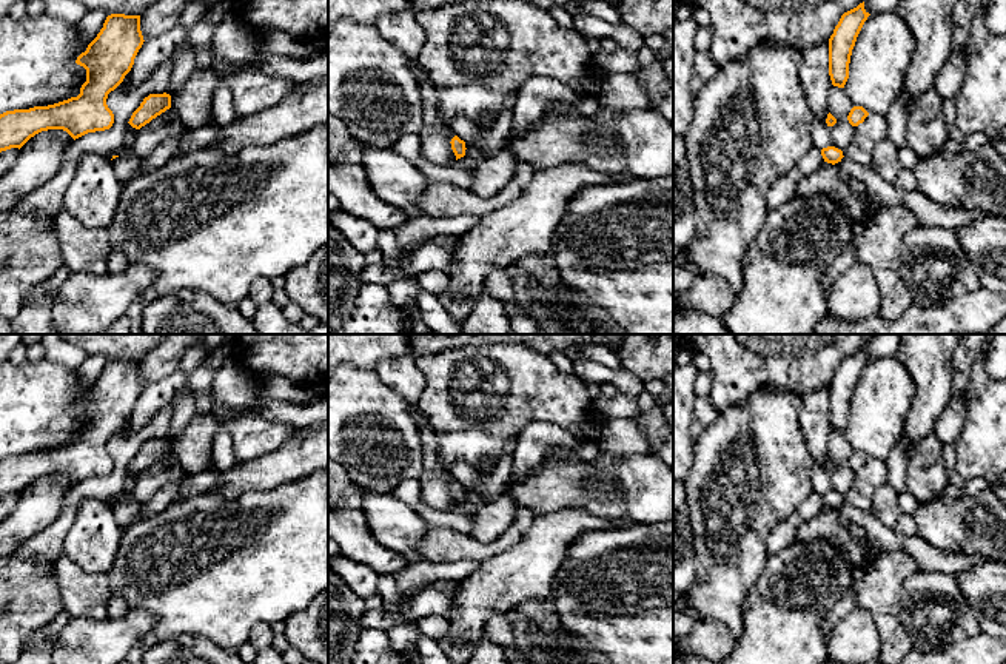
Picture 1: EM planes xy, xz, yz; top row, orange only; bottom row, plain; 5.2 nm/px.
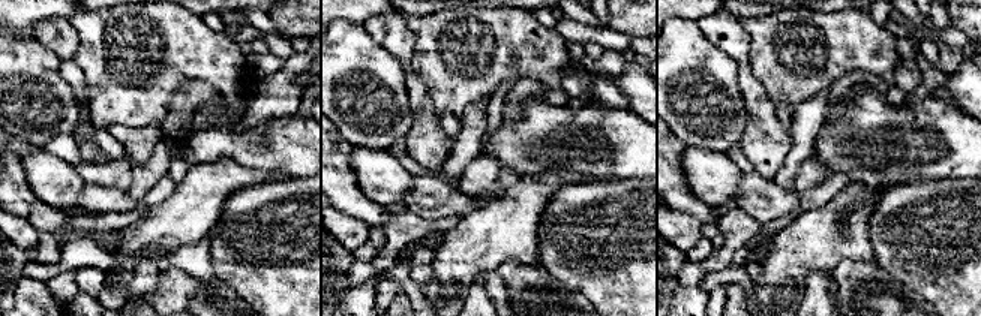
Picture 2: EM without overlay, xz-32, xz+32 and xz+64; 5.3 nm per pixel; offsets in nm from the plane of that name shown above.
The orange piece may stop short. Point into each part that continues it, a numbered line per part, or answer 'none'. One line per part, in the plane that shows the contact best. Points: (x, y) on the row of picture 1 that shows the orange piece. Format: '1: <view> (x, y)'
none

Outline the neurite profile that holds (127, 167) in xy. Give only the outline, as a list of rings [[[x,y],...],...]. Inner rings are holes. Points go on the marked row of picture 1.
[[[131,153],[112,159],[112,168],[122,183],[128,183],[139,174],[139,159]]]

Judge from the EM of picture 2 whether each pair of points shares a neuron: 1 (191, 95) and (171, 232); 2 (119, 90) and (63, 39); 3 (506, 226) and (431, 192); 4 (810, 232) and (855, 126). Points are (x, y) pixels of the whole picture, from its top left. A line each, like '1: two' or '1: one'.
1: two
2: two
3: two
4: one

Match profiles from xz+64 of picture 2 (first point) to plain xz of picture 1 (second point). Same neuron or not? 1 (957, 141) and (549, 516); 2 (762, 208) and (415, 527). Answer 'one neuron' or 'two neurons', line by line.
1: one neuron
2: two neurons

